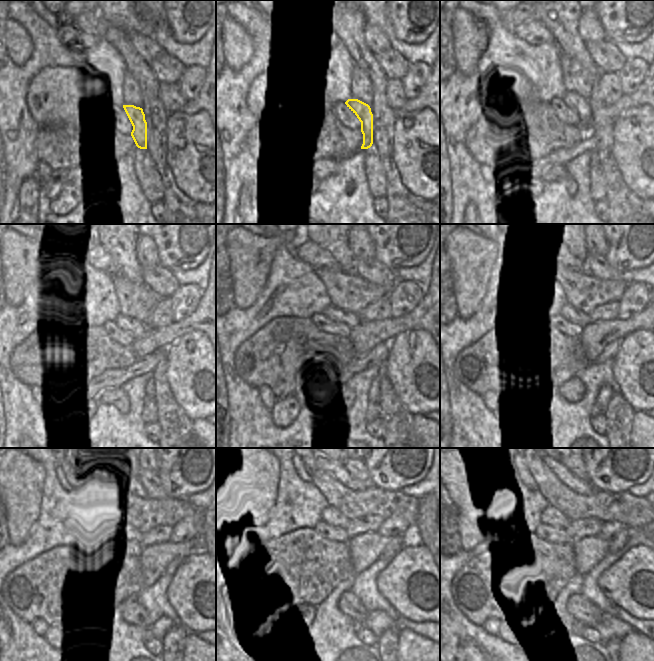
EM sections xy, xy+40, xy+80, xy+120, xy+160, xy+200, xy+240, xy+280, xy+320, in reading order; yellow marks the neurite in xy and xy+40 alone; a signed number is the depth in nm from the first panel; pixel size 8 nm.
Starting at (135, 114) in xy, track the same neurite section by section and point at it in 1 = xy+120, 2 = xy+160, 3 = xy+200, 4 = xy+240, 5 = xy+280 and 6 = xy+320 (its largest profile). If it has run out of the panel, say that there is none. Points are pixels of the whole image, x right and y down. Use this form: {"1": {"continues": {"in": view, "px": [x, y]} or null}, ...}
{"1": {"continues": {"in": "xy+120", "px": [136, 329]}}, "2": {"continues": {"in": "xy+160", "px": [334, 313]}}, "3": {"continues": {"in": "xy+200", "px": [560, 307]}}, "4": {"continues": {"in": "xy+240", "px": [111, 523]}}, "5": {"continues": {"in": "xy+280", "px": [330, 515]}}, "6": {"continues": {"in": "xy+320", "px": [551, 515]}}}

